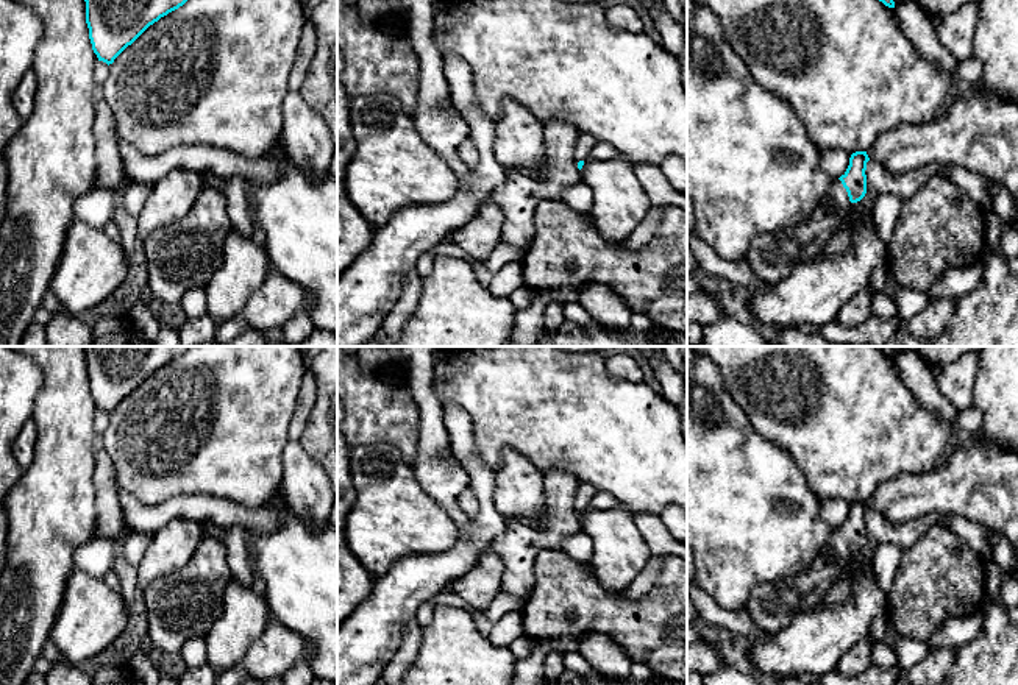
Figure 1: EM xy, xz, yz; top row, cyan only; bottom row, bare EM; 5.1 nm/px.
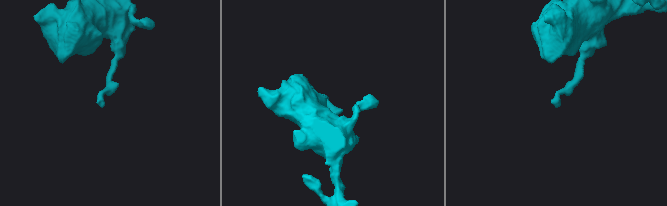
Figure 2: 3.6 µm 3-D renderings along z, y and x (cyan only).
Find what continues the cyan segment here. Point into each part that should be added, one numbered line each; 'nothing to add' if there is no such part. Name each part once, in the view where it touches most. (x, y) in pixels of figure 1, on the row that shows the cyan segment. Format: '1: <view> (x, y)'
1: yz (837, 194)

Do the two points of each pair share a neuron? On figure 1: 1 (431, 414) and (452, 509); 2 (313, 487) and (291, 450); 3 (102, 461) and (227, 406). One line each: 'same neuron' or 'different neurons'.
1: same neuron
2: same neuron
3: different neurons

